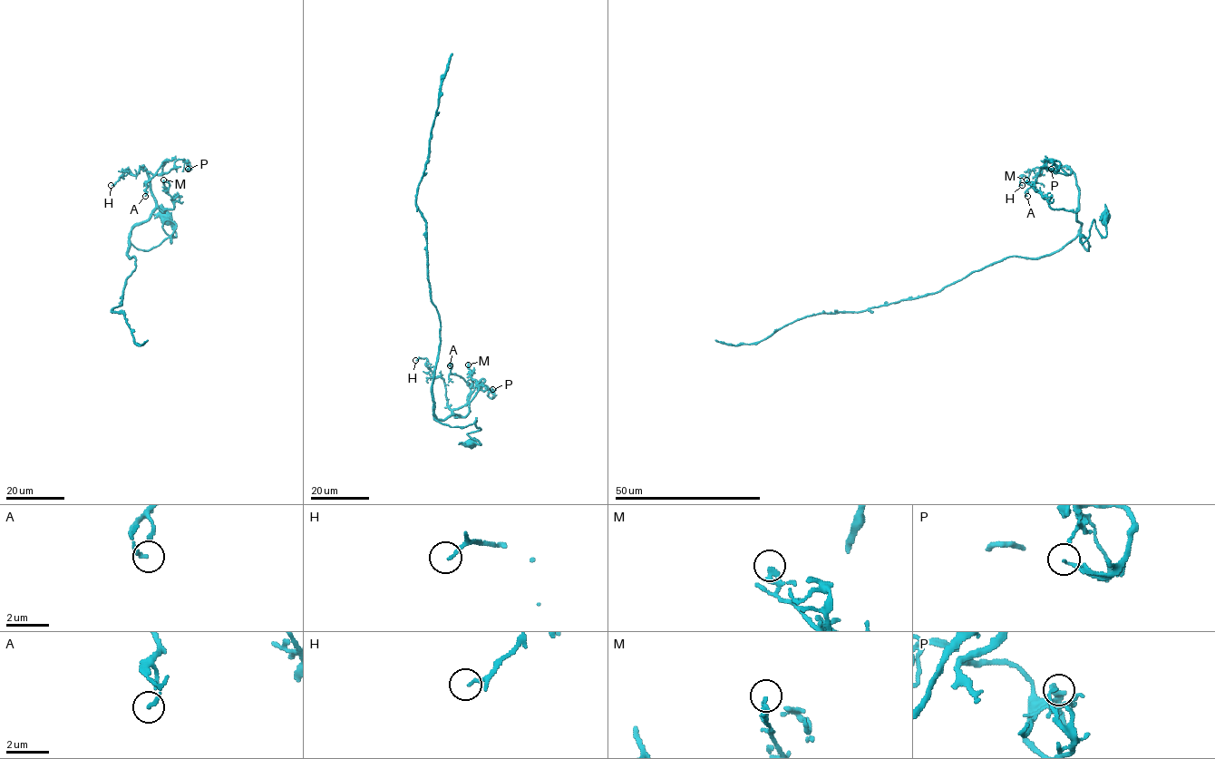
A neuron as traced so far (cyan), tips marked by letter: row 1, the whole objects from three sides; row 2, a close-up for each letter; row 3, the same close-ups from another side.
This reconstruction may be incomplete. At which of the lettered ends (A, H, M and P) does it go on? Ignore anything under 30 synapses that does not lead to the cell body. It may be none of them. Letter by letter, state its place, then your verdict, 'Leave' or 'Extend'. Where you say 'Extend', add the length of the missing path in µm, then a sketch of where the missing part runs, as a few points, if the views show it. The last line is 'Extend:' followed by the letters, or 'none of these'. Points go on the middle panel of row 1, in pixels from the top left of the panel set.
A: Place: (450, 365). Leave
H: Place: (415, 360). Leave
M: Place: (468, 364). Leave
P: Place: (492, 389). Leave
Extend: none of these

